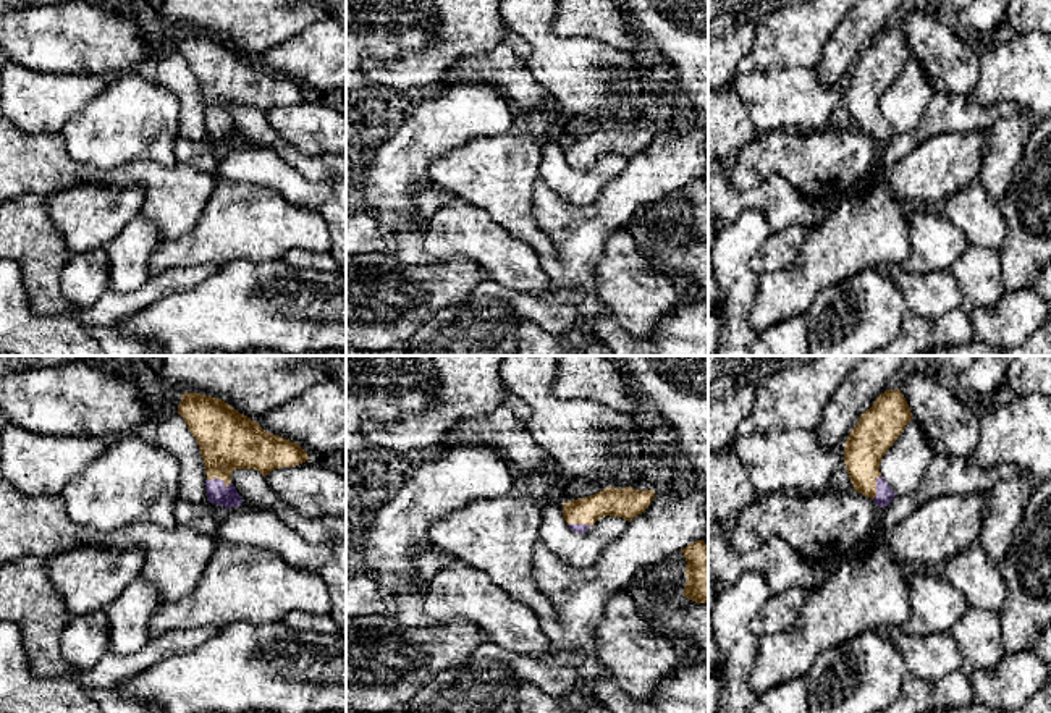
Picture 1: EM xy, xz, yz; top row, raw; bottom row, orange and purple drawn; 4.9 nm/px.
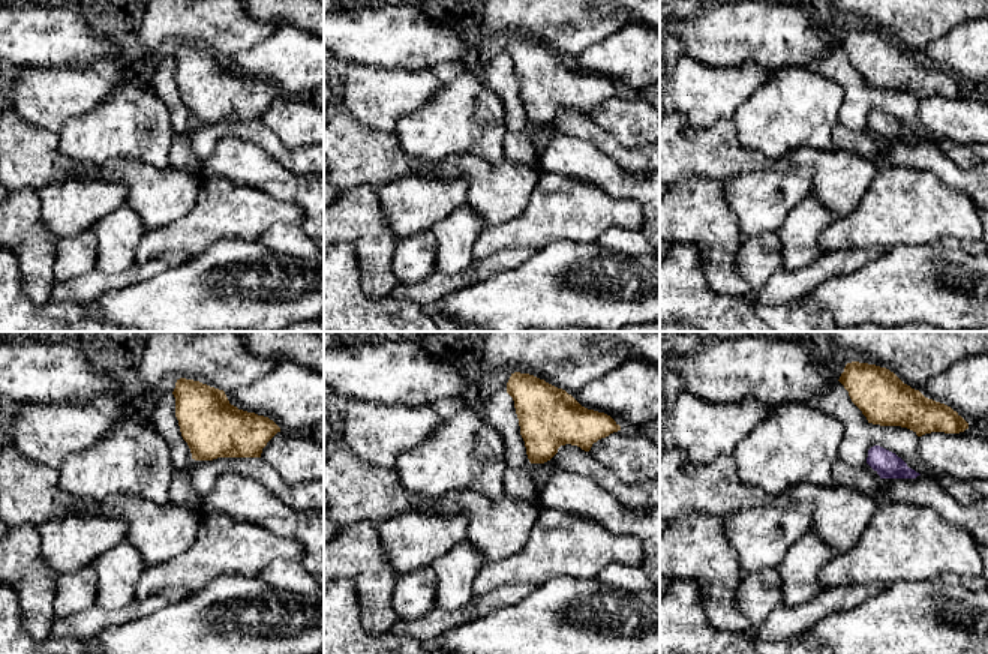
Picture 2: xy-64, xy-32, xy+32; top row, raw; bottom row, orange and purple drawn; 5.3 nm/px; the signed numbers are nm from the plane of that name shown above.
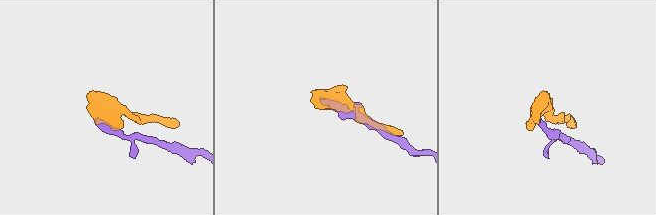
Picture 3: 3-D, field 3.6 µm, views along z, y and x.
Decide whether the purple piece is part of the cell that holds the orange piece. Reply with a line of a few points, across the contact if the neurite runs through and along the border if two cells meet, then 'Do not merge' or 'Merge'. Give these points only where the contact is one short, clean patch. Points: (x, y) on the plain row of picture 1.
Line: xy (228, 78), (220, 96), (219, 117), (217, 131). Merge

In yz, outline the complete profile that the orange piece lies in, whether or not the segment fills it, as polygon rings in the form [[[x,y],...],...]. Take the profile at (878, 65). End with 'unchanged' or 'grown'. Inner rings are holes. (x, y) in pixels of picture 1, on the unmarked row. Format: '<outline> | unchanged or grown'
[[[886,27],[851,68],[844,84],[844,102],[854,128],[888,144],[896,131],[880,110],[881,95],[912,58],[901,27]]] | grown

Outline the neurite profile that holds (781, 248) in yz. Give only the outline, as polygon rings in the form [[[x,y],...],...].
[[[805,225],[771,231],[766,243],[752,259],[753,272],[760,276],[791,265],[797,259],[807,233]]]

